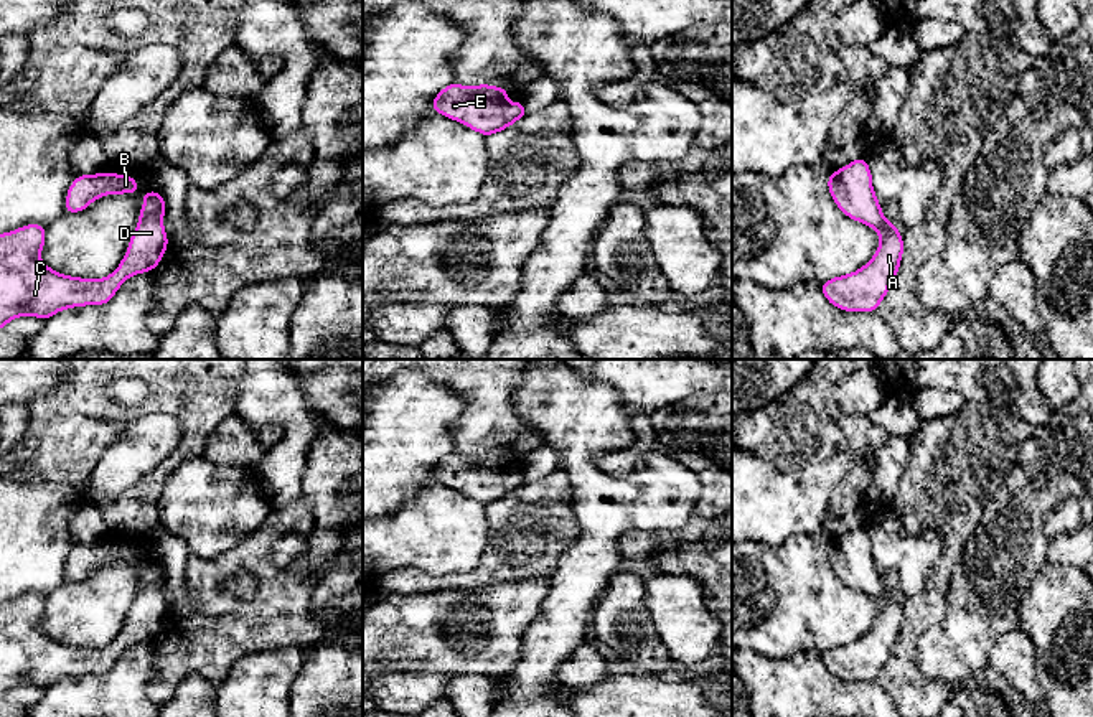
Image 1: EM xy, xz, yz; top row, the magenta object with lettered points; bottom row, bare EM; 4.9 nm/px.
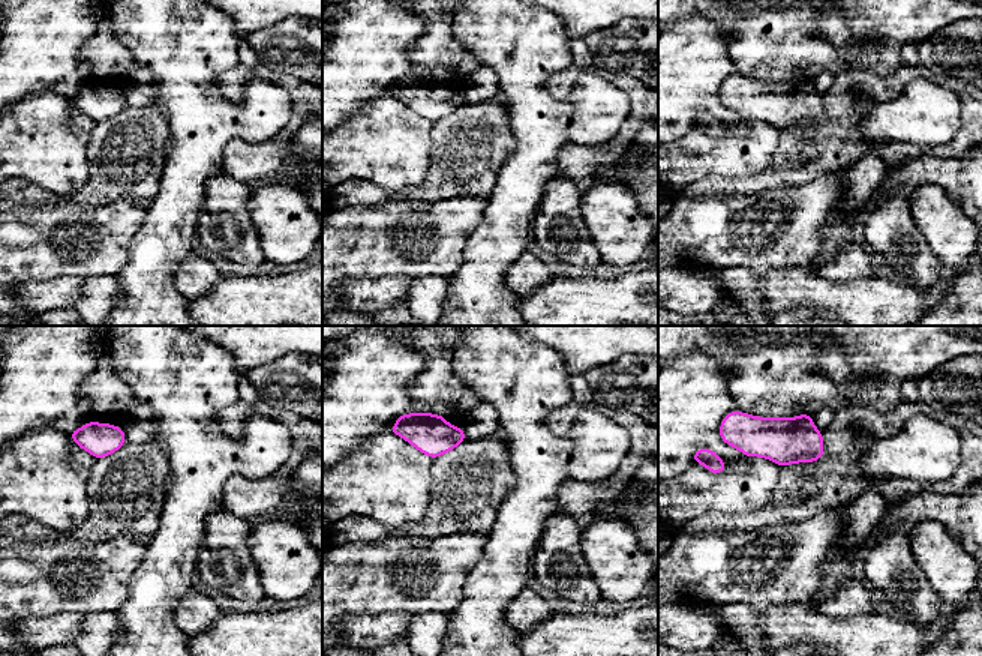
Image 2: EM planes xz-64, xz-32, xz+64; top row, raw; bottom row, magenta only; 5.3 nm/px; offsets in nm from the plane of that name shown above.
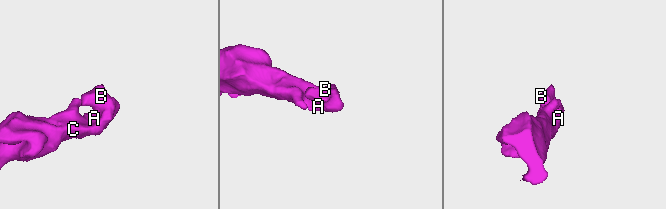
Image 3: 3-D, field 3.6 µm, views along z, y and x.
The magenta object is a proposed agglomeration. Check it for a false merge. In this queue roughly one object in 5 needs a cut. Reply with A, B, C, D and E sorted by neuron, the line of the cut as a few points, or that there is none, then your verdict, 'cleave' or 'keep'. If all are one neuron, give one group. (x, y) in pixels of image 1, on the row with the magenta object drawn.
A B C D E | no cut | keep

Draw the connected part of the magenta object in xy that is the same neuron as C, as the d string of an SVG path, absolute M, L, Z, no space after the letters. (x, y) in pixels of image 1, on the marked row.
M143 193L129 251L110 275L97 280L58 274L40 259L45 226L26 224L0 234L0 328L23 315L46 320L66 308L106 305L129 277L152 272L162 260L168 246L163 214L163 196Z

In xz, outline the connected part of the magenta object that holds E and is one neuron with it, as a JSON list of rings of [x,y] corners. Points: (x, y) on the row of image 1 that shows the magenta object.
[[[453,82],[435,96],[432,110],[488,137],[526,115],[523,102],[509,102],[506,97],[506,87],[490,84],[465,87]]]

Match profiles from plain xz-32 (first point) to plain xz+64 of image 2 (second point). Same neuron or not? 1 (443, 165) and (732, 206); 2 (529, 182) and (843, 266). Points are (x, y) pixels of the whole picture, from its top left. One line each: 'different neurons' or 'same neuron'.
1: different neurons
2: different neurons

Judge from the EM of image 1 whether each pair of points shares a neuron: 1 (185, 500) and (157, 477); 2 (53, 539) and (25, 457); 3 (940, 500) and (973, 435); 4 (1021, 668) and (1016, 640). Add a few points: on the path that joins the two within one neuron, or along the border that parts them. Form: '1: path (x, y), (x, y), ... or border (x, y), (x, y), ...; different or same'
1: border (193, 457), (167, 478), (157, 521); different
2: border (17, 478), (48, 478), (71, 483); different
3: path (956, 483), (956, 463), (968, 452); same
4: path (1016, 661), (1016, 646); same

